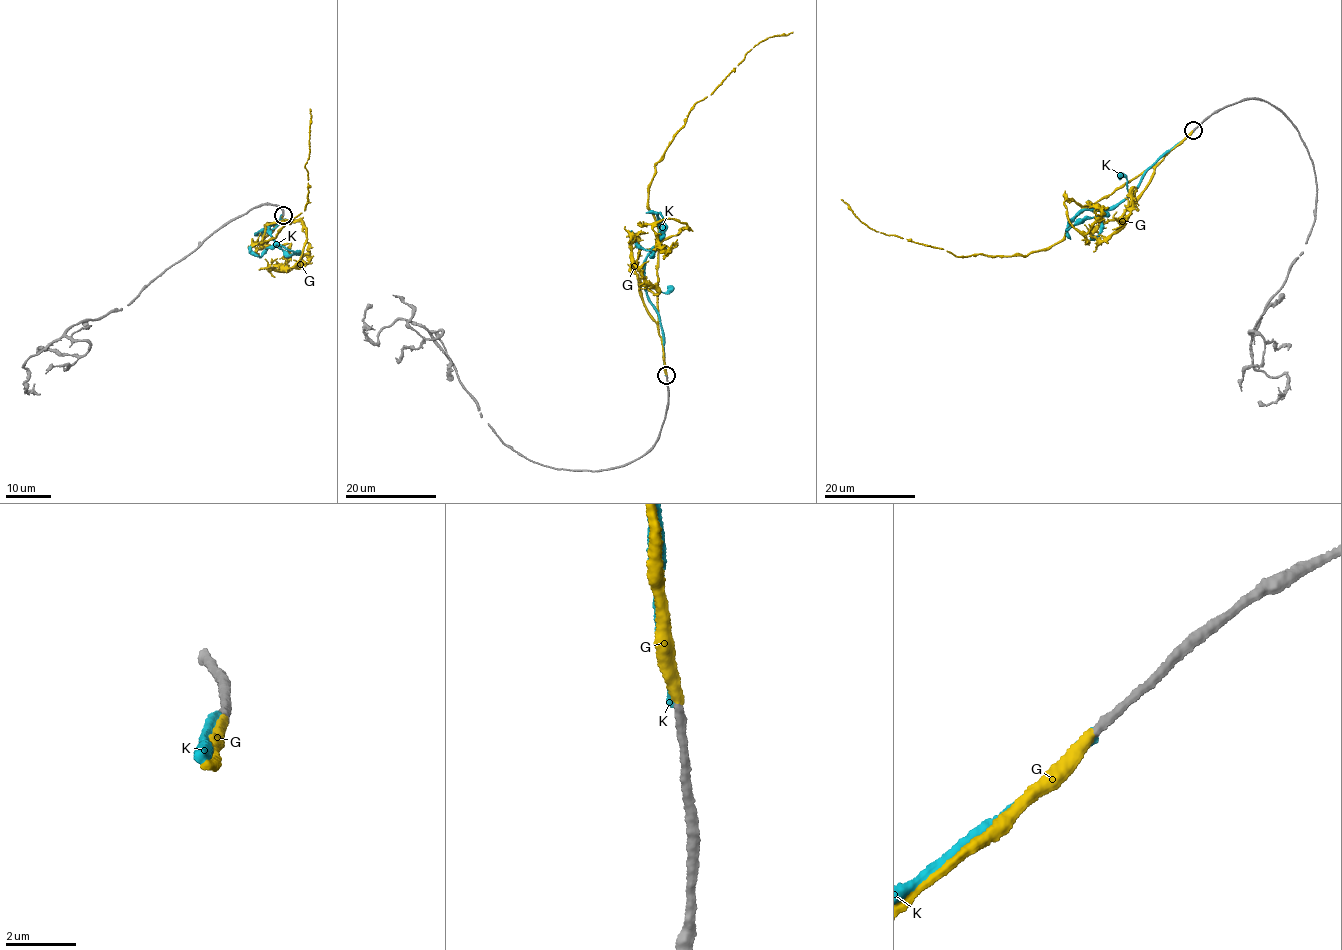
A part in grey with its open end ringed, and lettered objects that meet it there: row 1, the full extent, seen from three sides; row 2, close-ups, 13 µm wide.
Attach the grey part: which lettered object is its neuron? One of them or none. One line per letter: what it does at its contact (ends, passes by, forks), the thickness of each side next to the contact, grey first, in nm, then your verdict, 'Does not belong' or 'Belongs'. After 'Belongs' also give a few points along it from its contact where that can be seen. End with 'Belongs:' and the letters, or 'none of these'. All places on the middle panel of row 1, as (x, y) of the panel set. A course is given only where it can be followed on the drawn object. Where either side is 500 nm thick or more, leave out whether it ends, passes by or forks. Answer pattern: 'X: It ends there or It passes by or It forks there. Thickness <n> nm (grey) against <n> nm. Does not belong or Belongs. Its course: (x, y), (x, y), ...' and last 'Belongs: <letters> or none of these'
G: It ends there. Thickness 260 nm (grey) against 280 nm. Belongs. Its course: (667, 376), (657, 329), (657, 224), (647, 208), (657, 163), (695, 104), (711, 94), (755, 45), (793, 31)
K: It ends there. Thickness 260 nm (grey) against 280 nm. Does not belong
Belongs: G

